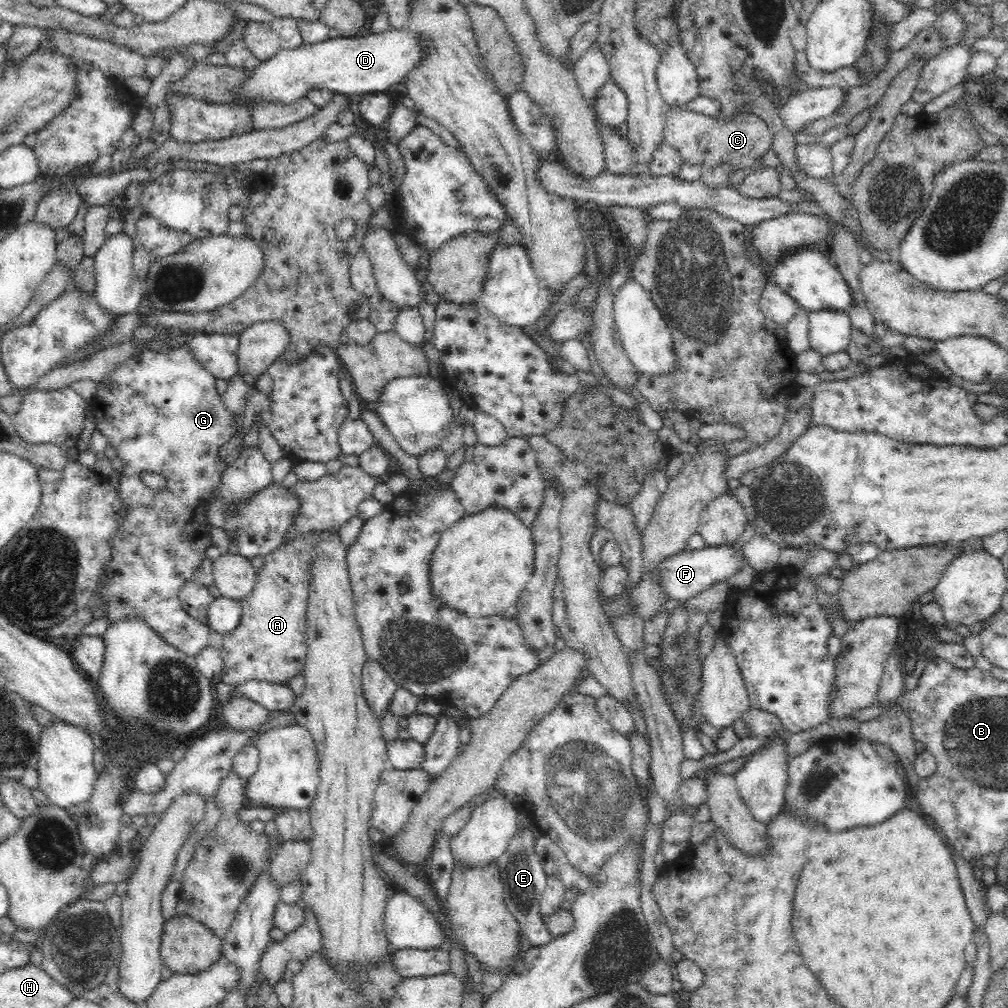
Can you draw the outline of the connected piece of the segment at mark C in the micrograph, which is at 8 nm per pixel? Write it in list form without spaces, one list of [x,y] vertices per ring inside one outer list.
[[[672,107],[664,130],[665,142],[675,148],[686,164],[698,166],[718,166],[729,164],[733,170],[752,168],[756,160],[763,158],[774,144],[774,135],[767,123],[754,114],[732,114],[728,120],[725,118],[712,118],[710,116]]]

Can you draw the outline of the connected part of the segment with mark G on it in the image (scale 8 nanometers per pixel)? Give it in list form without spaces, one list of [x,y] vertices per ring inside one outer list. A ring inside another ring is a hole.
[[[185,344],[179,348],[170,348],[162,351],[152,351],[146,349],[129,359],[126,359],[120,366],[110,371],[98,384],[96,394],[93,401],[89,402],[88,406],[94,414],[95,428],[101,430],[107,438],[108,444],[116,448],[117,456],[124,462],[123,470],[120,475],[120,486],[117,487],[117,493],[120,500],[125,506],[124,520],[118,526],[118,532],[112,536],[110,547],[112,547],[112,560],[104,566],[101,575],[99,576],[98,593],[102,597],[103,603],[106,605],[105,617],[108,618],[110,624],[124,620],[124,618],[144,618],[145,622],[150,628],[153,628],[163,639],[172,645],[177,650],[185,653],[187,656],[195,657],[200,651],[208,647],[208,635],[210,628],[208,624],[204,624],[196,619],[193,619],[186,610],[180,605],[179,593],[182,586],[190,581],[193,573],[202,565],[206,558],[206,551],[208,548],[214,546],[211,538],[212,525],[208,522],[208,506],[214,500],[214,490],[219,487],[221,483],[221,474],[227,469],[224,459],[220,458],[220,446],[224,446],[226,442],[230,442],[238,432],[240,432],[241,420],[238,415],[228,410],[224,405],[222,395],[216,391],[214,378],[208,370],[200,366],[199,362],[189,353]],[[141,472],[154,472],[154,474],[162,474],[166,478],[166,488],[154,491],[140,479]]]

